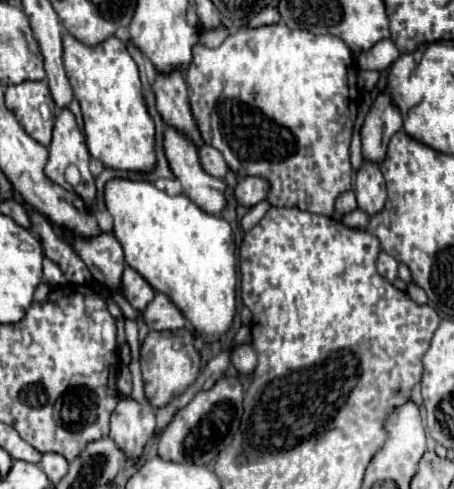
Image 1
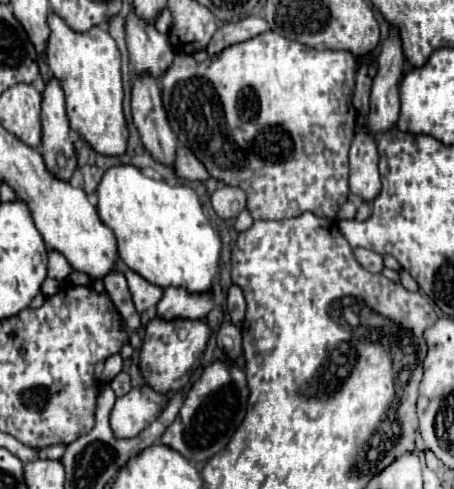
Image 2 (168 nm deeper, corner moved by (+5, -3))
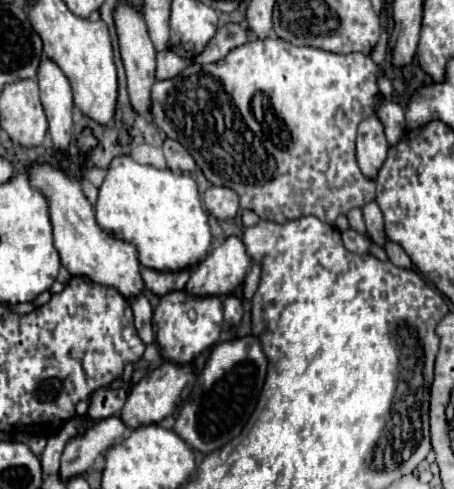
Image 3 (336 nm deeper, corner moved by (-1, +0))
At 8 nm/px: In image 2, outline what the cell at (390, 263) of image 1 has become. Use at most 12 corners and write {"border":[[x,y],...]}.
{"border":[[354,248],[360,266],[382,272],[382,256],[368,248]]}

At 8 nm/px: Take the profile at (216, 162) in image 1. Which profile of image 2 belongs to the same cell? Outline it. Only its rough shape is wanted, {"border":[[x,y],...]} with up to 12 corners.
{"border":[[186,146],[176,148],[180,180],[206,180],[206,168]]}

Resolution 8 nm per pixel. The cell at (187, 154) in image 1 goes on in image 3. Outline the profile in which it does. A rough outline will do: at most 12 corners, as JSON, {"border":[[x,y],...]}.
{"border":[[126,1],[116,9],[130,103],[152,111],[156,51],[144,17]]}

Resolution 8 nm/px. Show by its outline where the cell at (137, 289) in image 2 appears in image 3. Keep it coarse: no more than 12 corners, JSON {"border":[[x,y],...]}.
{"border":[[140,269],[146,291],[158,297],[182,291],[192,269]]}

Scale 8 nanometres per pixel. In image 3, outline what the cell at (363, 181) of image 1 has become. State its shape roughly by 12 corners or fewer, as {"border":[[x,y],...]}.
{"border":[[378,117],[358,127],[356,161],[368,179],[376,179],[388,155]]}

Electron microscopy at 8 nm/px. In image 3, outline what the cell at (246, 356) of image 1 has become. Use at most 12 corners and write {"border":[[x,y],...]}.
{"border":[[234,295],[224,297],[224,319],[240,325],[242,301]]}

